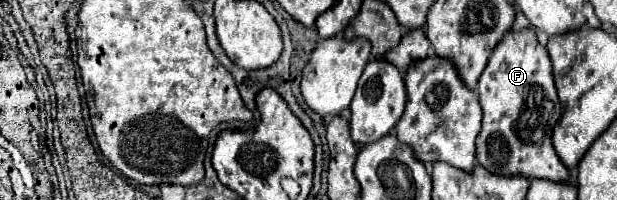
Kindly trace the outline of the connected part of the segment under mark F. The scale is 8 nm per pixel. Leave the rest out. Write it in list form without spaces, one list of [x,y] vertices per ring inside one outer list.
[[[527,28],[521,32],[509,32],[507,38],[501,40],[499,48],[491,54],[487,68],[483,70],[477,86],[479,102],[483,108],[483,126],[477,136],[477,164],[497,176],[525,176],[529,180],[553,180],[553,182],[567,182],[569,170],[563,166],[559,156],[553,150],[551,134],[555,124],[561,118],[561,104],[557,98],[553,70],[547,50],[537,42],[535,30]]]

